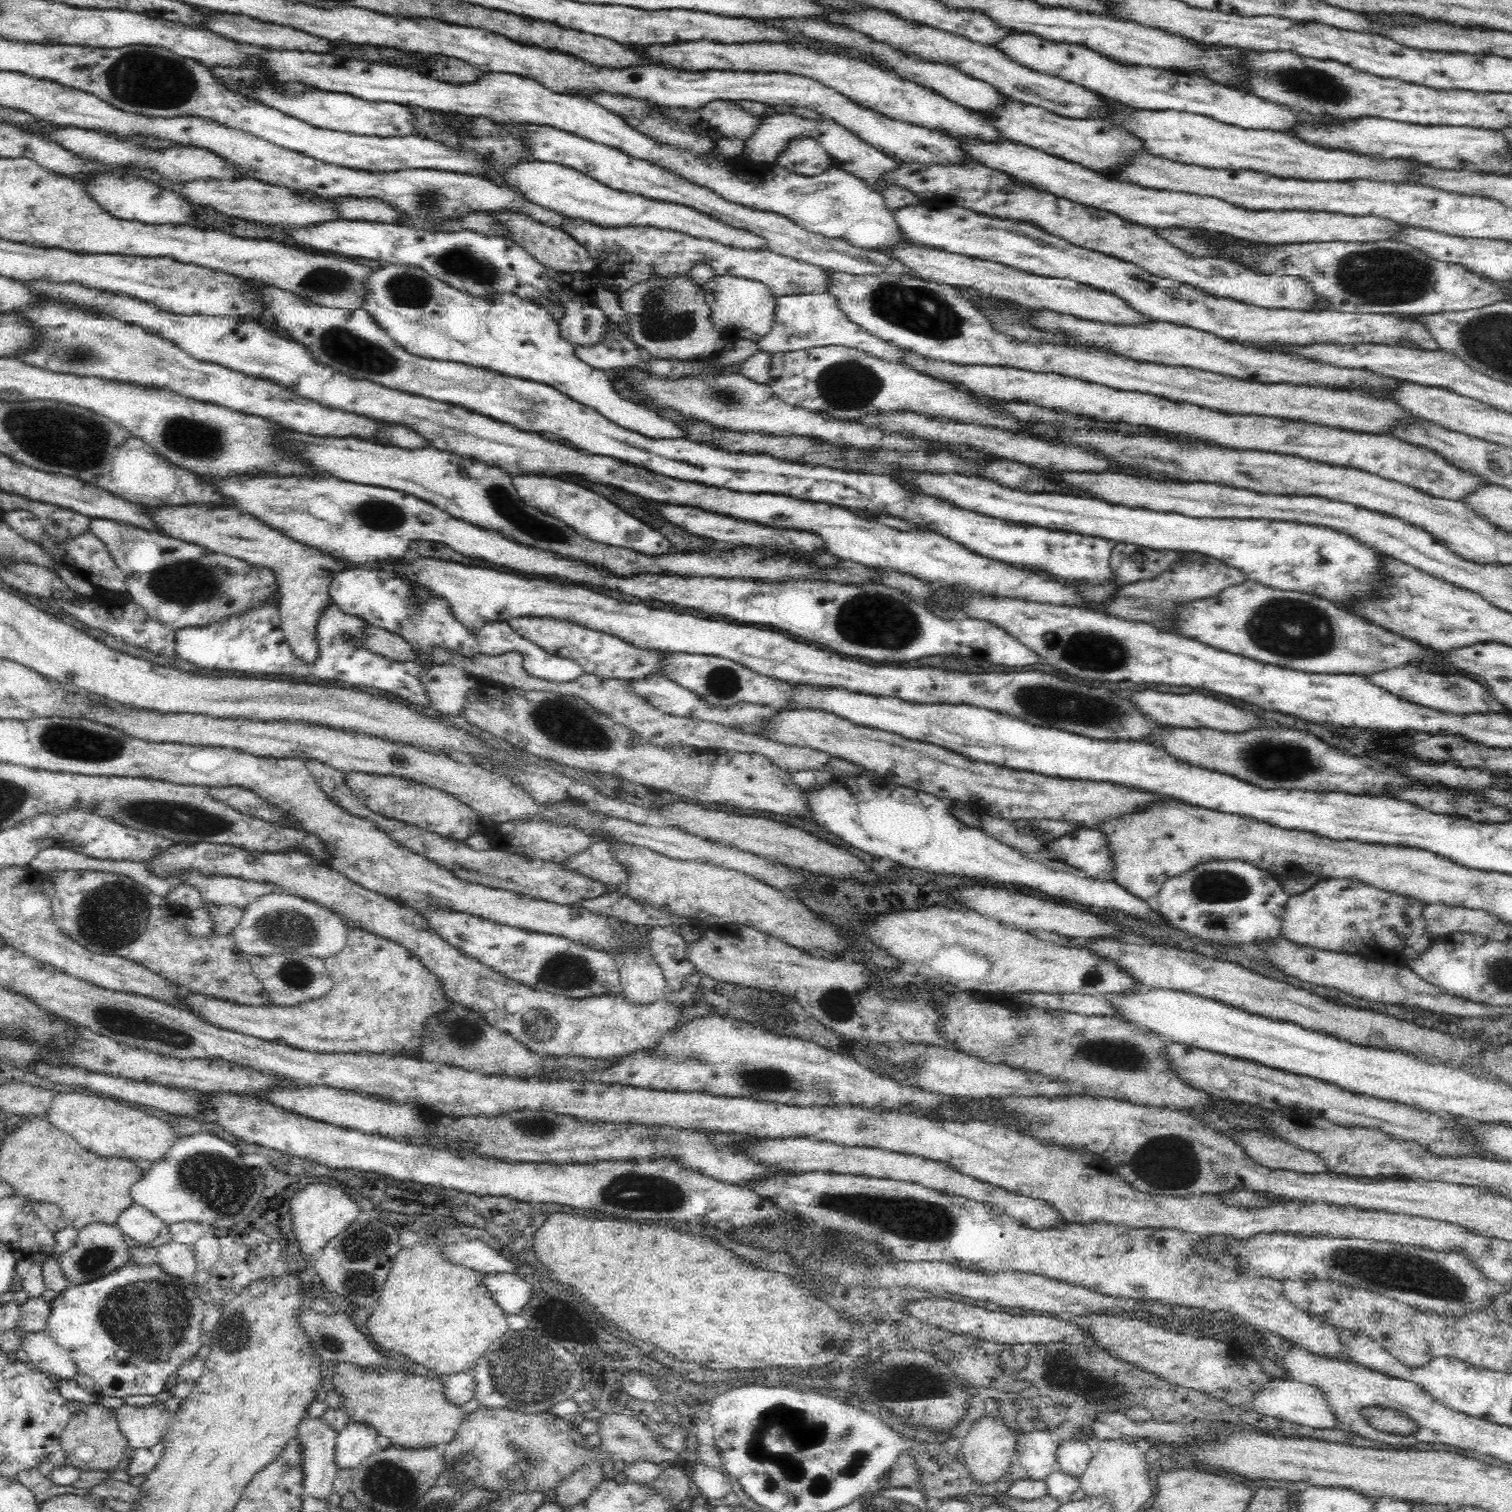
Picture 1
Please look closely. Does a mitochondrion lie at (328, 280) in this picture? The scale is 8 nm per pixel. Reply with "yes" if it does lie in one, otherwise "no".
yes

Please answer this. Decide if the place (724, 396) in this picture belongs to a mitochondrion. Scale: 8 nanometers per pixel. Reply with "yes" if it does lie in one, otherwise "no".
yes

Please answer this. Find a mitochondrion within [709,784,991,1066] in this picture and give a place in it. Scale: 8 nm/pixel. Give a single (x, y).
(837, 1003)

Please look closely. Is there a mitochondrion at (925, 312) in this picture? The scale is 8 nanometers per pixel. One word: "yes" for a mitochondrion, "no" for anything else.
yes

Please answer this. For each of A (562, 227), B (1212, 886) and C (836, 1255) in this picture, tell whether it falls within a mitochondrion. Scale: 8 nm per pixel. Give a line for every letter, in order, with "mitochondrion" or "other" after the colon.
A: other
B: mitochondrion
C: mitochondrion

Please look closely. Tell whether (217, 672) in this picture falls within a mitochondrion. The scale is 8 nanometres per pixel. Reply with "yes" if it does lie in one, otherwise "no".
no

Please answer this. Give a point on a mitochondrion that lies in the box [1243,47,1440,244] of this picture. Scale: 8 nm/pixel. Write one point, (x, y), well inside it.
(1310, 84)

